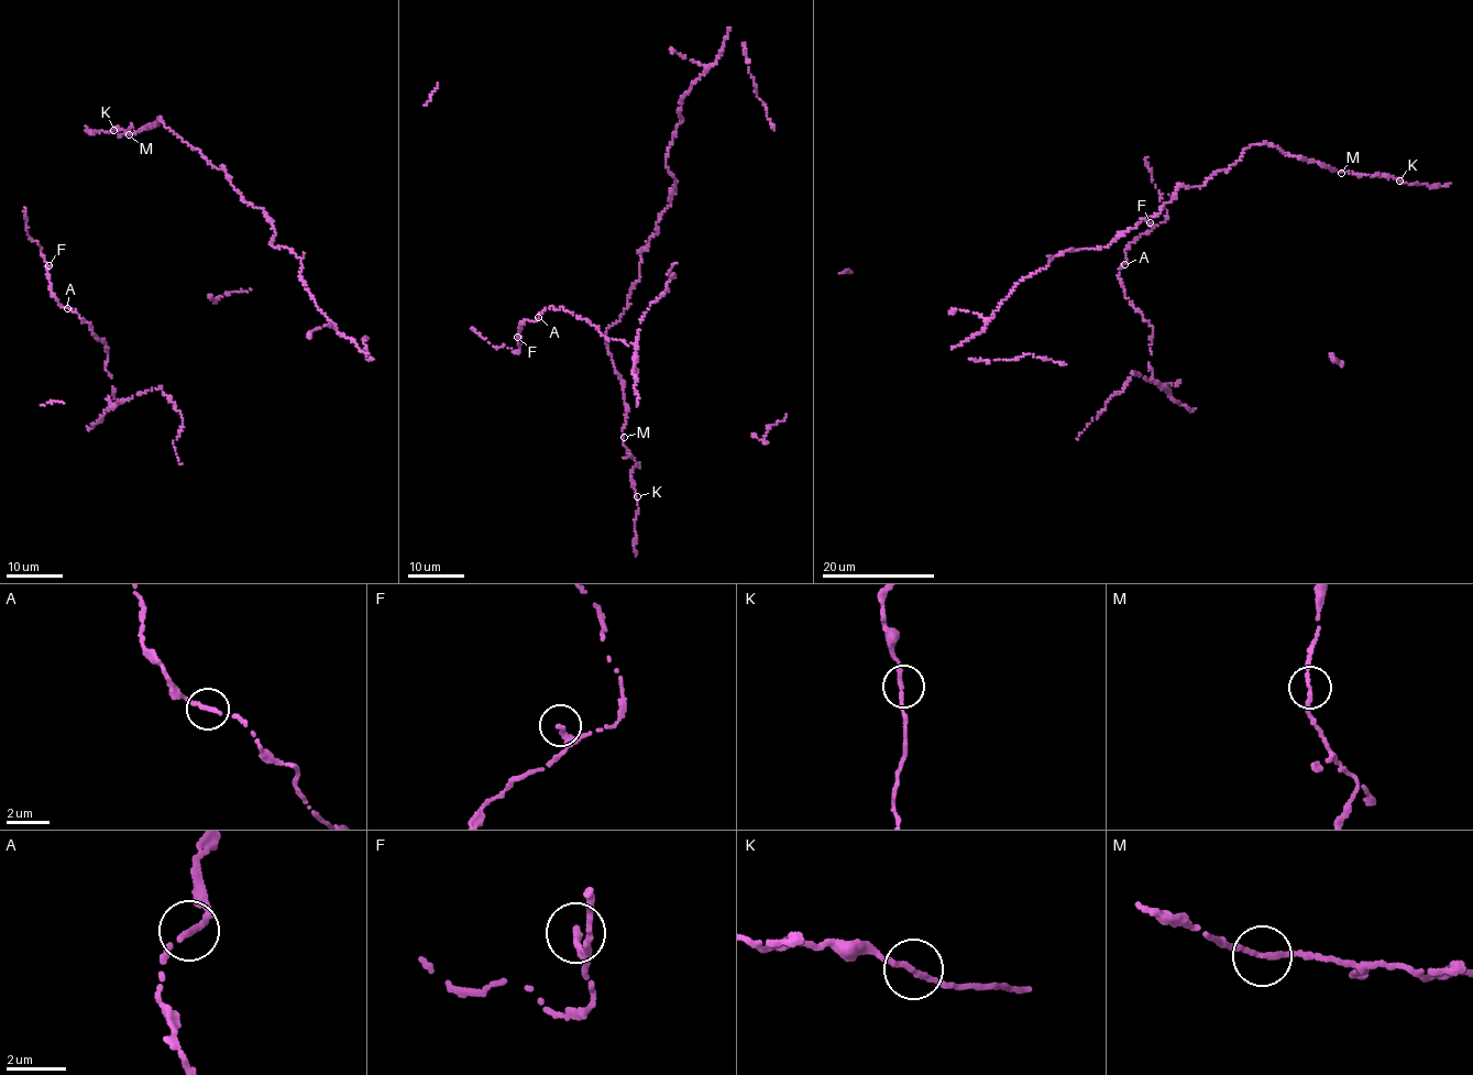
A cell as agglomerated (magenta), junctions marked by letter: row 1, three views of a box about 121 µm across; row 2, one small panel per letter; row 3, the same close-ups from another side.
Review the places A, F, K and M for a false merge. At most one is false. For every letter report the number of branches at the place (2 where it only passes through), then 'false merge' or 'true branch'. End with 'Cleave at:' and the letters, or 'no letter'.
A: 2 | true branch
F: 2 | true branch
K: 2 | true branch
M: 2 | false merge
Cleave at: M

